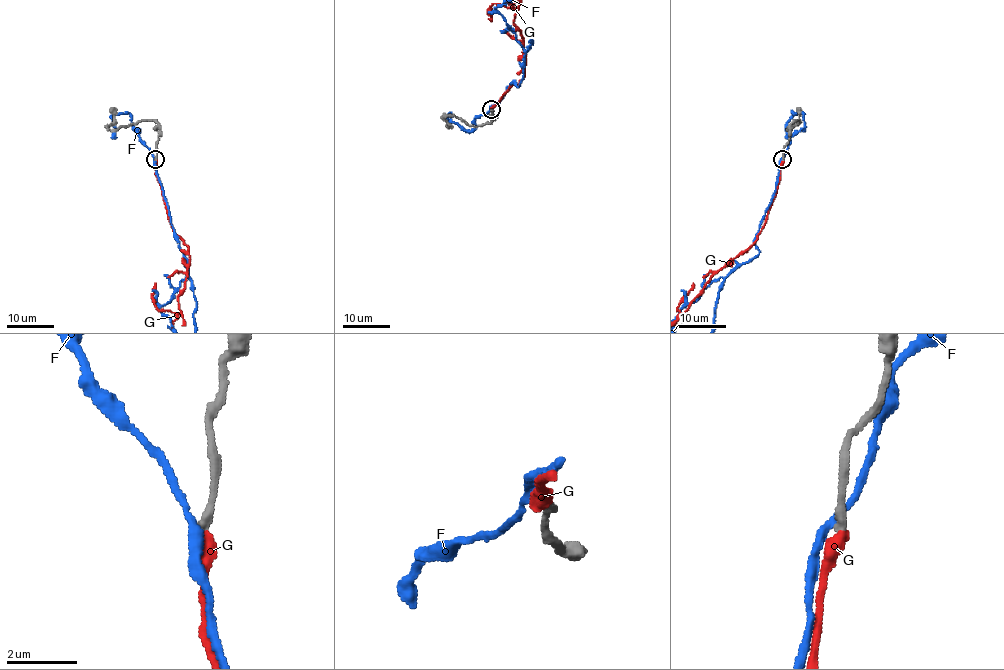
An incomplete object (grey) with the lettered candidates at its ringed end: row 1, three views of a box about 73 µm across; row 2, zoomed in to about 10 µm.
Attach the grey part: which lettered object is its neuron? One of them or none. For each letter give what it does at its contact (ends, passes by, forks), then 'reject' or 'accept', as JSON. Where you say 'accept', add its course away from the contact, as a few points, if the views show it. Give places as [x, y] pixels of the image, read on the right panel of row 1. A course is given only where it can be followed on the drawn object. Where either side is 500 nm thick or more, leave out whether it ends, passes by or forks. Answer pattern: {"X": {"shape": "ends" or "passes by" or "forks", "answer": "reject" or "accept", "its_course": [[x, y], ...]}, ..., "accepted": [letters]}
{"F": {"shape": "passes by", "answer": "reject"}, "G": {"shape": "ends", "answer": "reject"}, "accepted": []}

